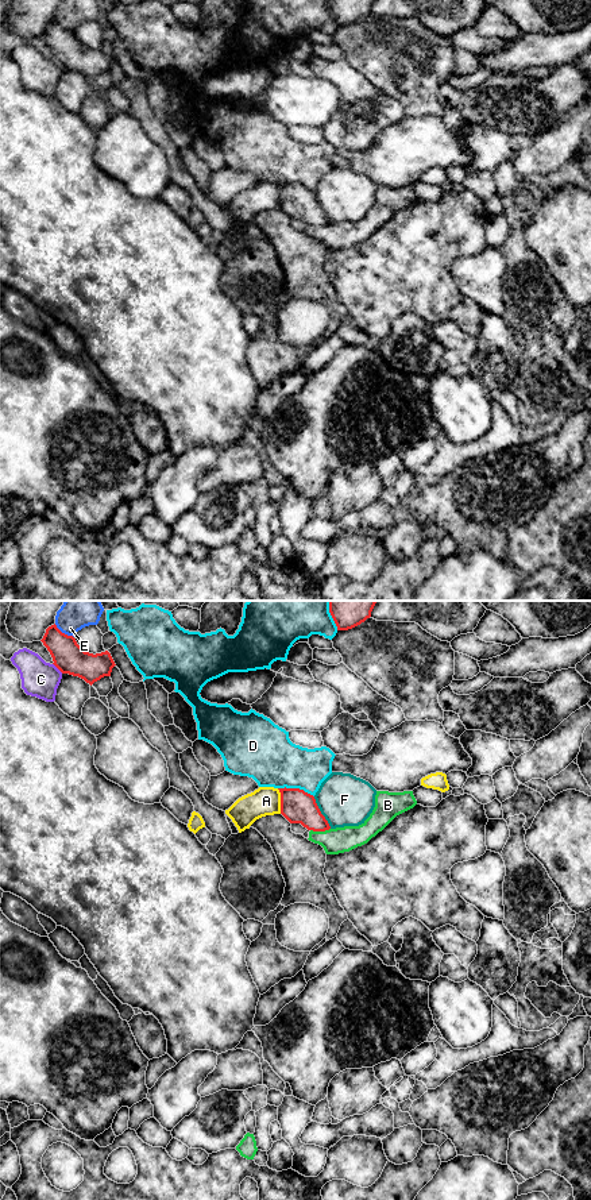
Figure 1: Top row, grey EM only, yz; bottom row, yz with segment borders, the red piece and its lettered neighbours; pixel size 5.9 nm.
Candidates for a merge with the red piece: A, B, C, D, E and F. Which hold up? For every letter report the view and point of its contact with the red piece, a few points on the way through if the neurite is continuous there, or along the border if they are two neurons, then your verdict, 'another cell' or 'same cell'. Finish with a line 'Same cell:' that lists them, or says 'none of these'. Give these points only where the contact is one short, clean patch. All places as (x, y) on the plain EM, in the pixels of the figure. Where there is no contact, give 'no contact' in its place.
A: contact yz (281, 196); another cell
B: contact yz (320, 226); border yz (329, 223), (311, 226); another cell
C: contact yz (58, 64); another cell
D: contact yz (296, 184); another cell
E: contact yz (64, 29); another cell
F: contact yz (320, 208); another cell
Same cell: none of these

